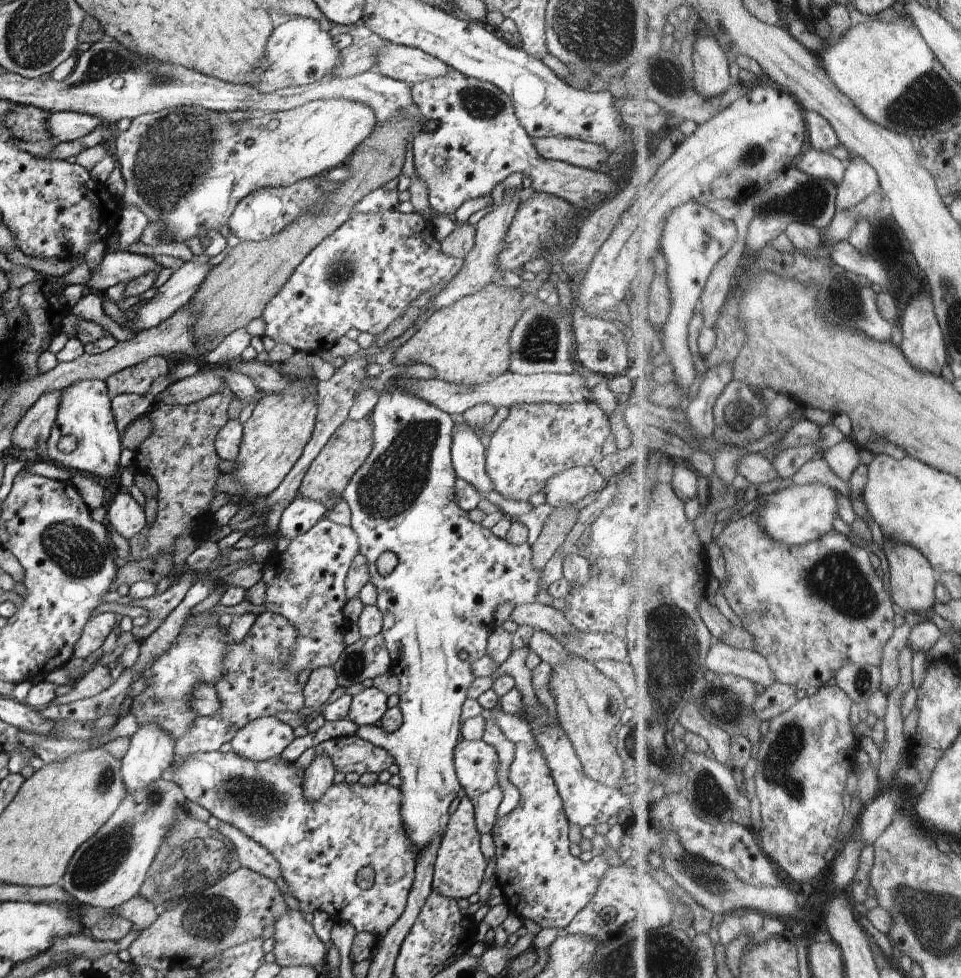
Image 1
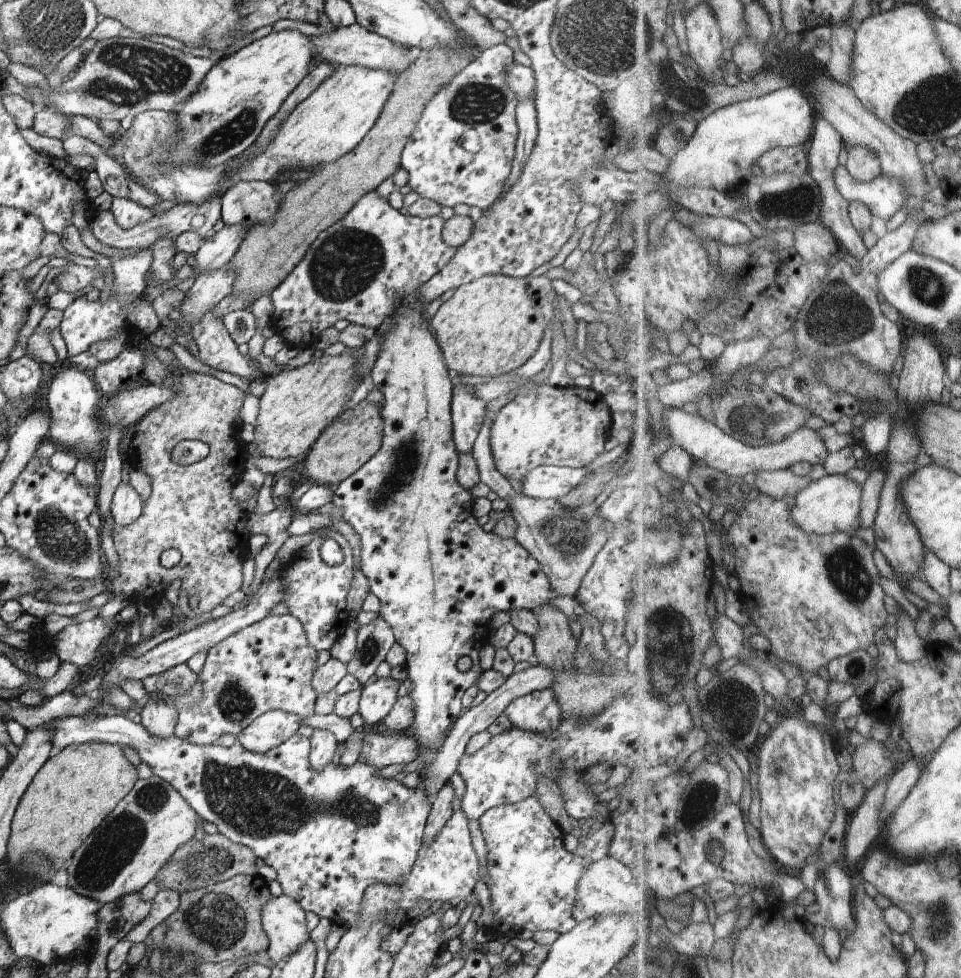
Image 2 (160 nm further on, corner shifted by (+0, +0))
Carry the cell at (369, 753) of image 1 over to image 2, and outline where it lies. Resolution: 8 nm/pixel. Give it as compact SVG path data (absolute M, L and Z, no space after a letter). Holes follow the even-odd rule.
M406 731L368 734L364 738L360 757L379 769L389 764L412 762L419 758L419 742Z

